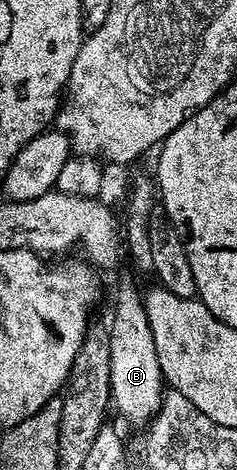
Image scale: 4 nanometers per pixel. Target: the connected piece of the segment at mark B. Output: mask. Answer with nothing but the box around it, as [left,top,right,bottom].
[108,278,165,424]

